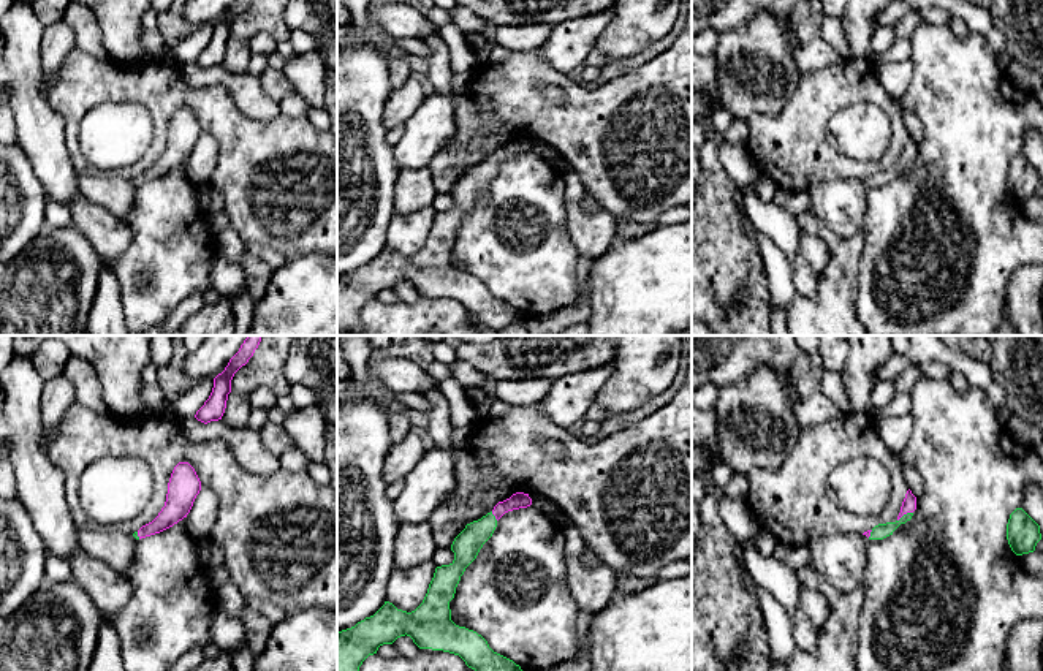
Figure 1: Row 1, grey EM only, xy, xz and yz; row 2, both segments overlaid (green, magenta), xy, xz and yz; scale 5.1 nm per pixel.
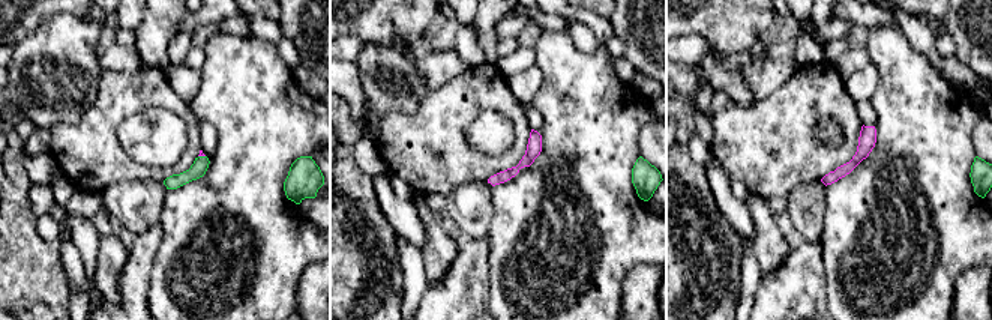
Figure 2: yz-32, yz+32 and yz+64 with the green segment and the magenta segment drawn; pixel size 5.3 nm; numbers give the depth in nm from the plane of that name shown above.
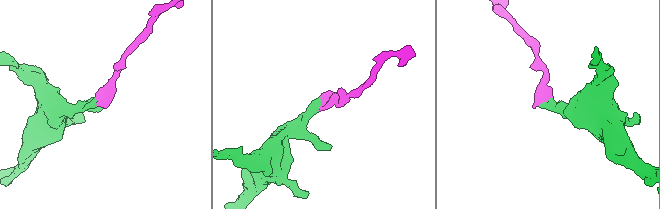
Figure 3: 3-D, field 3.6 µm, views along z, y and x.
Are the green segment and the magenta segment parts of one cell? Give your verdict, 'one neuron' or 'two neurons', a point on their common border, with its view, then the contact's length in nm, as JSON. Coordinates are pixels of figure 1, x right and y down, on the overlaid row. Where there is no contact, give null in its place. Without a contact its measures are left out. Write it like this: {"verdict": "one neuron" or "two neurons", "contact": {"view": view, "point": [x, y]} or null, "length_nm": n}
{"verdict": "one neuron", "contact": {"view": "yz", "point": [904, 515]}, "length_nm": 90}

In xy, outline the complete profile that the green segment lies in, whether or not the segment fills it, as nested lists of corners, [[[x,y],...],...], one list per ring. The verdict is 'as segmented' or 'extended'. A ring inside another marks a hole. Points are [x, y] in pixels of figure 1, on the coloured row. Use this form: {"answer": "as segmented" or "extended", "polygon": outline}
{"answer": "extended", "polygon": [[[179,462],[169,478],[166,502],[158,516],[133,533],[136,540],[160,533],[190,513],[196,495],[201,491],[201,481],[188,462]]]}

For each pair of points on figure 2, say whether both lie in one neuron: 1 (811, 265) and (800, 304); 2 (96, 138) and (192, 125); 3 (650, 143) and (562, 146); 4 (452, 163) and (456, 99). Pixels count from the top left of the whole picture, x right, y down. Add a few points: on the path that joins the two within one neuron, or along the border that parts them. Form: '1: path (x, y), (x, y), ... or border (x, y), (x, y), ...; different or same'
1: path (802, 274), (800, 295); same
2: path (117, 113), (132, 98), (171, 99); same
3: border (650, 122), (640, 134), (638, 155); different
4: path (452, 147), (452, 114); same

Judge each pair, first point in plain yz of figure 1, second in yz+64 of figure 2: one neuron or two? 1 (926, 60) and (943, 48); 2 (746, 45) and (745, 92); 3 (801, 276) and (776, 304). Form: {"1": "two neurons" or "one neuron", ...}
{"1": "two neurons", "2": "one neuron", "3": "two neurons"}

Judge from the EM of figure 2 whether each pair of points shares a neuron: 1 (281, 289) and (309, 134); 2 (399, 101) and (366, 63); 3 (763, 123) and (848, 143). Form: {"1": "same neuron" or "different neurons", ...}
{"1": "same neuron", "2": "same neuron", "3": "same neuron"}

